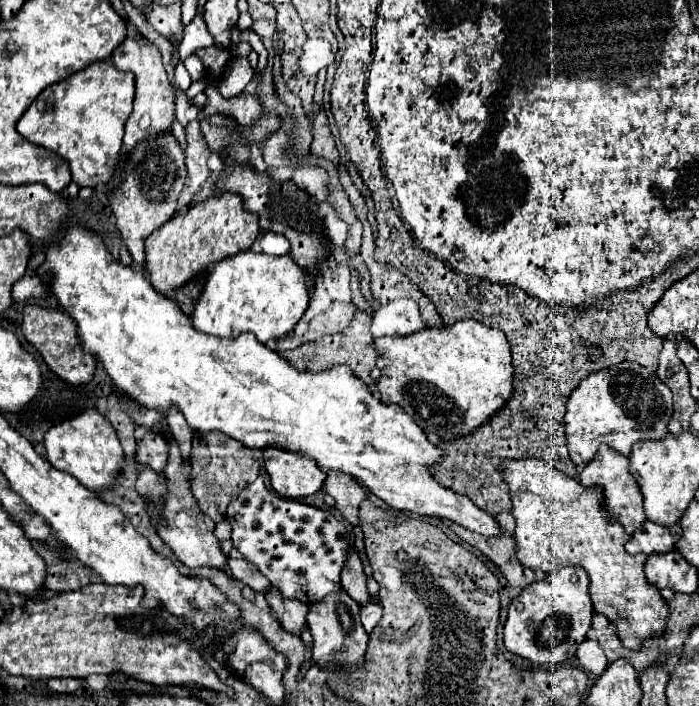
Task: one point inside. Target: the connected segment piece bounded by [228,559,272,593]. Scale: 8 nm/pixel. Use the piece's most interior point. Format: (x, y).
(244, 571)

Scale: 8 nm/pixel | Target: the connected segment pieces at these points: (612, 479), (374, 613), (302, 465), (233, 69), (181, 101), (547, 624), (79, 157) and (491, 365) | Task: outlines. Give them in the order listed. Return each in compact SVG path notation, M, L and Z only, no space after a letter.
M600 445L596 457L582 469L580 473L580 483L582 485L600 485L604 489L604 499L606 499L606 509L620 521L620 525L632 535L636 525L644 521L644 509L642 509L642 497L640 497L640 487L636 485L636 479L628 471L628 457L620 455L618 451L612 451L610 445Z
M372 601L368 605L362 607L362 625L368 633L374 631L374 627L380 623L382 617L383 607L380 601Z
M264 449L264 465L272 487L288 499L302 499L320 491L326 483L326 473L314 459L300 457L280 449Z
M236 57L224 73L224 81L220 83L220 89L218 89L220 95L226 99L240 95L244 91L244 87L250 83L252 75L254 75L254 69L250 67L248 59Z
M176 88L176 118L184 127L189 123L185 116L188 107L188 97L185 92Z
M562 567L542 581L524 587L520 595L510 601L508 621L504 625L504 645L508 651L532 663L556 665L576 653L590 629L590 619L592 601L588 597L588 573L582 567Z
M96 61L86 69L76 71L70 77L62 79L60 83L46 87L18 121L18 133L30 143L46 147L64 157L70 163L72 179L80 187L86 185L94 187L98 183L108 183L114 173L114 165L118 161L118 151L124 137L124 123L130 117L132 101L134 101L134 75L116 69L110 61Z
M464 319L464 321L458 321L450 327L426 327L426 329L420 329L412 335L394 335L384 336L374 339L374 345L376 345L376 351L380 353L382 359L388 359L390 365L382 369L382 377L378 379L376 387L380 391L380 399L384 405L400 405L420 427L424 433L430 435L430 439L442 439L442 441L450 441L450 439L458 439L466 433L470 433L474 427L478 427L480 423L484 423L496 409L500 409L504 405L504 401L512 395L512 357L510 357L510 343L506 341L506 335L500 331L500 329L490 329L486 325L482 325L480 321L476 319Z

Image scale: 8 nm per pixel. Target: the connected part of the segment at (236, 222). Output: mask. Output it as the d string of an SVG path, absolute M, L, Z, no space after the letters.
M218 193L210 199L192 205L186 215L176 215L172 221L156 229L146 241L146 269L154 289L170 299L178 301L178 289L190 281L204 267L250 249L260 233L258 217L244 207L238 193Z

